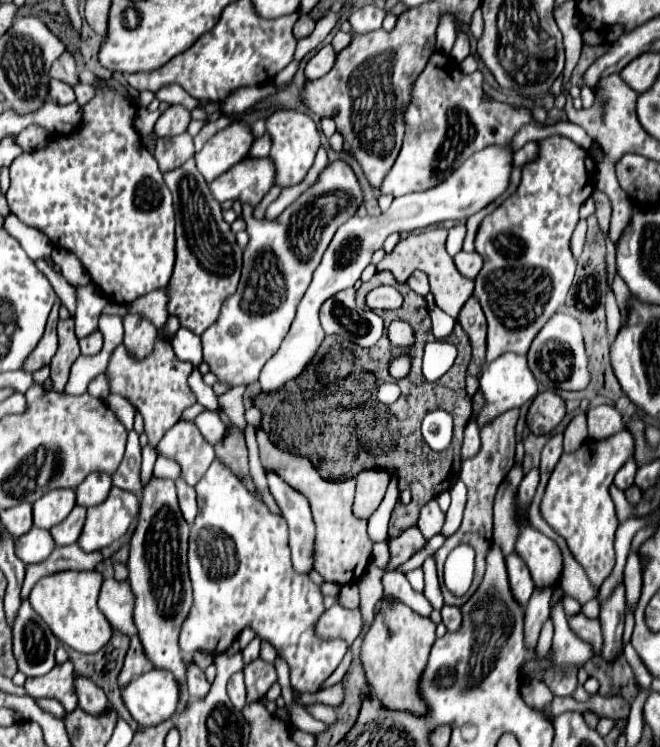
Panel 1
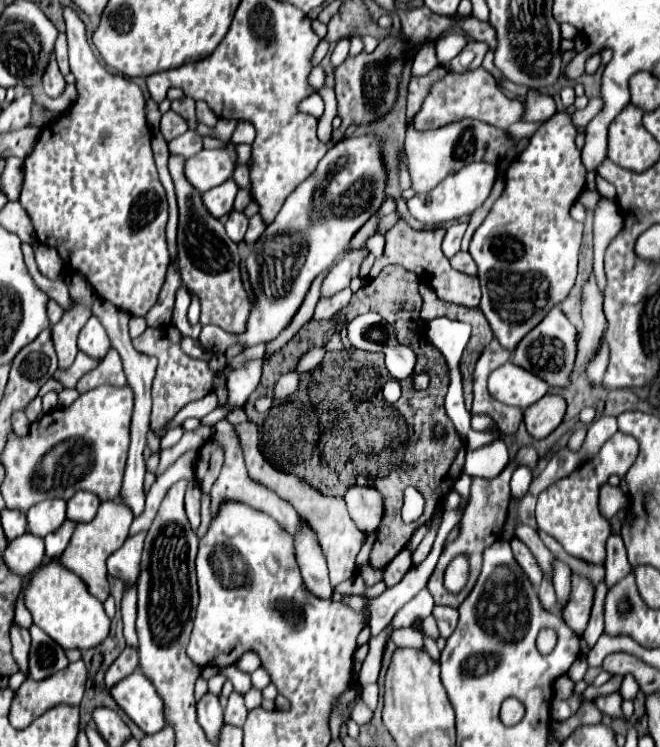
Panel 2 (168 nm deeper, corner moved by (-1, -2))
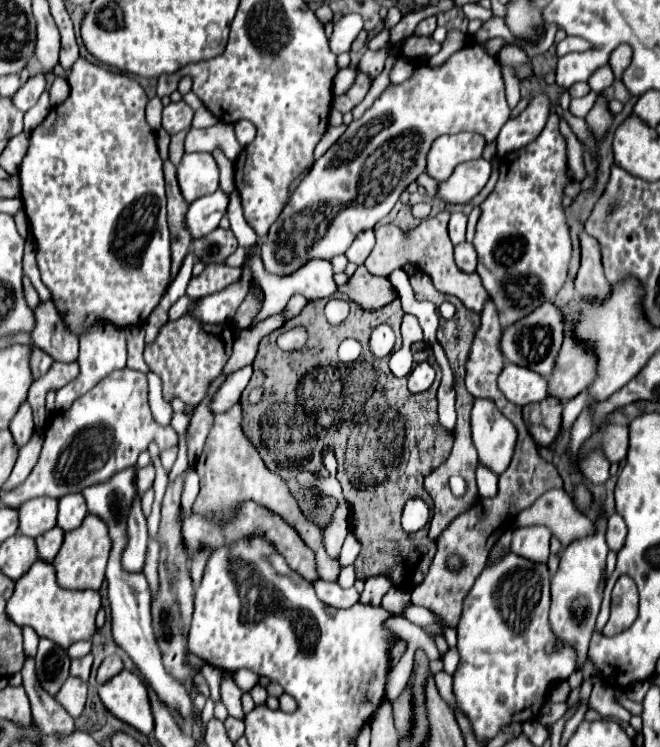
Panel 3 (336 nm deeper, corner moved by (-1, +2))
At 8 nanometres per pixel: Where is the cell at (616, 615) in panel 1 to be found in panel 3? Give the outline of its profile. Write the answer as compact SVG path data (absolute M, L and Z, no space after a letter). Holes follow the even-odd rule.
M614 512L614 514L608 518L608 532L606 532L606 540L608 540L610 550L616 550L616 552L620 550L620 546L624 544L626 532L628 532L628 528L626 528L624 518L622 518L618 512Z

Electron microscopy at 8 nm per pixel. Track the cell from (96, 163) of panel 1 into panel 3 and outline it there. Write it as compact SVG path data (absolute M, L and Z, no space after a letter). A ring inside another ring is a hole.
M78 58L78 62L74 64L74 68L68 76L68 82L72 88L70 96L62 104L54 106L50 110L50 114L46 116L46 120L32 130L30 148L22 160L20 174L18 174L26 216L30 220L30 228L32 228L32 234L36 240L36 262L38 262L38 268L42 274L42 282L52 292L52 302L56 306L56 312L60 314L60 318L64 320L64 326L72 334L82 336L84 332L92 330L98 322L108 322L108 324L114 324L116 328L136 328L148 320L150 312L158 306L162 294L166 292L166 288L172 280L172 272L170 272L172 256L170 256L170 232L168 232L168 222L166 222L166 194L164 194L162 158L156 148L156 134L152 132L152 128L148 126L148 122L144 118L144 108L146 108L148 98L146 98L142 86L136 80L132 80L130 76L110 72L106 68L90 64L84 58Z

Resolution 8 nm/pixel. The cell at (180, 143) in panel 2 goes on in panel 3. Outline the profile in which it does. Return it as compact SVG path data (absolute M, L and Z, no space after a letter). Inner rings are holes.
M218 122L216 126L202 128L202 130L192 128L186 136L186 152L214 152L216 148L220 148L226 154L226 158L230 158L232 162L236 160L242 146L234 136L232 124L226 126Z

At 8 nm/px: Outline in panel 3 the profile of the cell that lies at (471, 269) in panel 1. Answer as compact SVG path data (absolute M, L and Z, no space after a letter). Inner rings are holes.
M462 242L454 248L454 262L462 272L474 272L476 270L476 250L470 242Z

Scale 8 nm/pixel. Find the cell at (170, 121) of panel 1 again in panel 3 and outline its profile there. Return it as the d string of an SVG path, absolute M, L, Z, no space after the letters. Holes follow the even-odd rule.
M180 100L180 102L170 102L164 112L162 112L162 128L172 136L172 134L178 134L180 130L188 128L192 124L192 108Z

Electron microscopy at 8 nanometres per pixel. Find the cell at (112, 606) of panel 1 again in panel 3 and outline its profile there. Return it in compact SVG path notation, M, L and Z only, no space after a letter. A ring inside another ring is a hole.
M86 516L80 528L64 534L64 544L52 562L56 568L56 582L66 590L98 590L104 582L104 564L108 560L108 548L112 548L112 540L108 540L108 528L104 528L102 520L96 516Z

